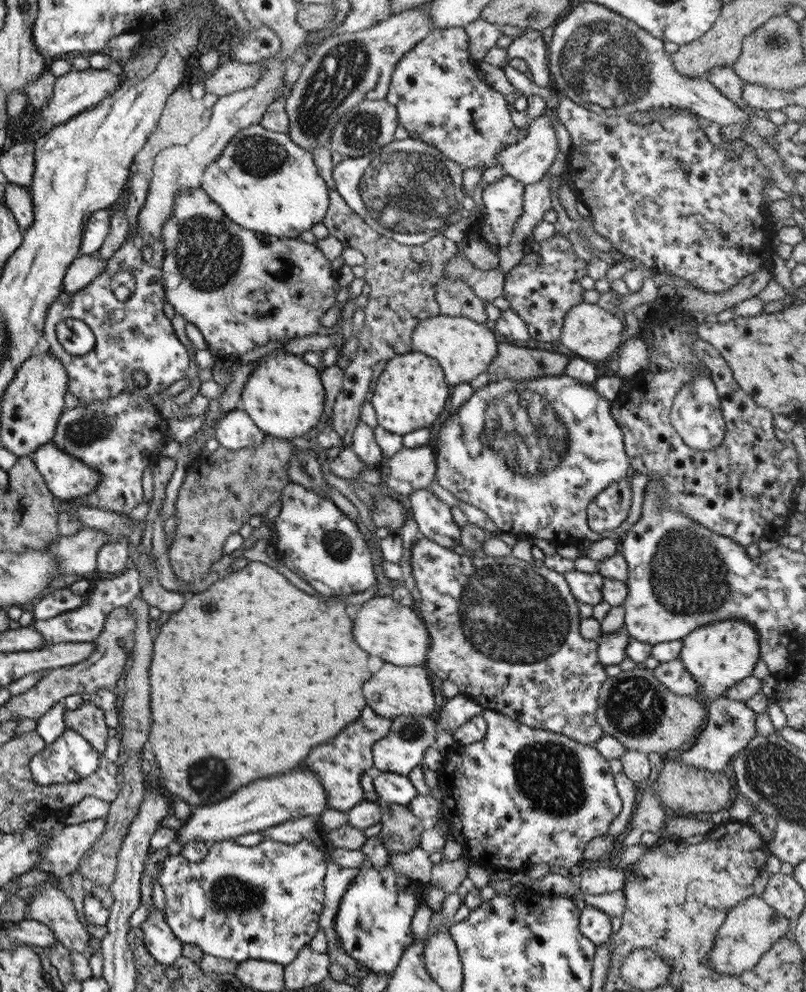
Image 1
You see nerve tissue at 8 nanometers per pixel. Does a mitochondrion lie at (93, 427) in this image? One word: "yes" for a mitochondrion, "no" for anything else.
yes

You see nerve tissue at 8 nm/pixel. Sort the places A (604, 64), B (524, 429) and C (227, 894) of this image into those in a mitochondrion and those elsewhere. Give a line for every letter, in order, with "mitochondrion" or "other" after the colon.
A: mitochondrion
B: mitochondrion
C: mitochondrion

